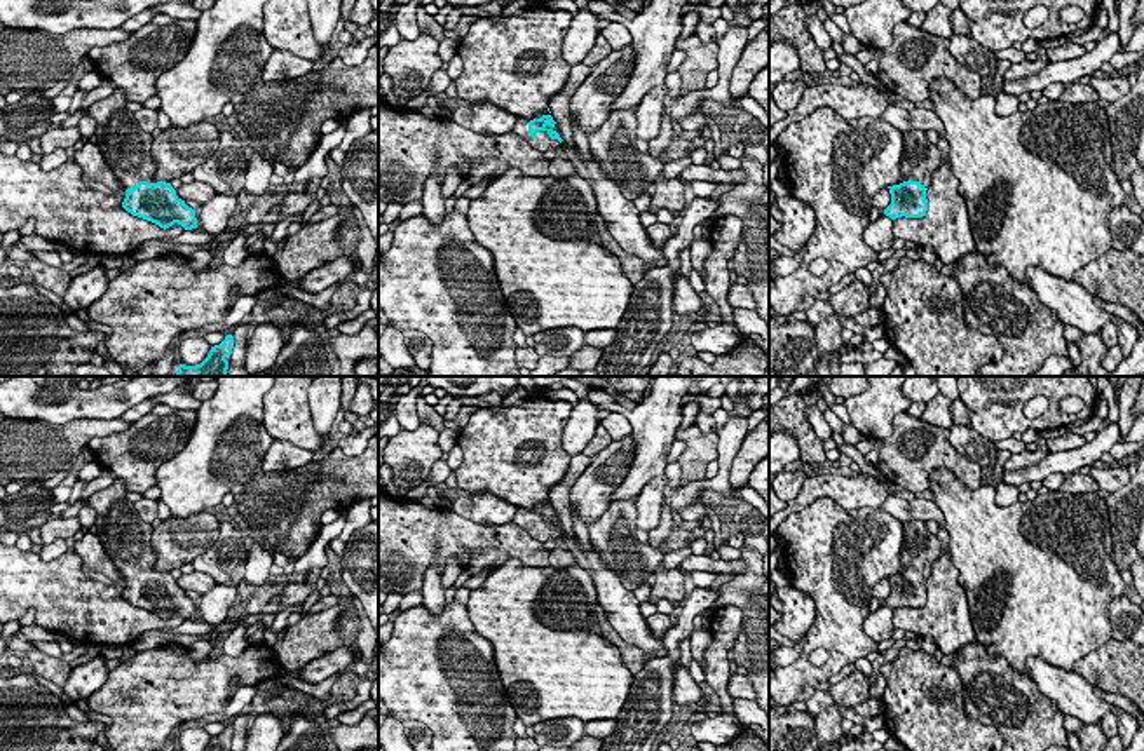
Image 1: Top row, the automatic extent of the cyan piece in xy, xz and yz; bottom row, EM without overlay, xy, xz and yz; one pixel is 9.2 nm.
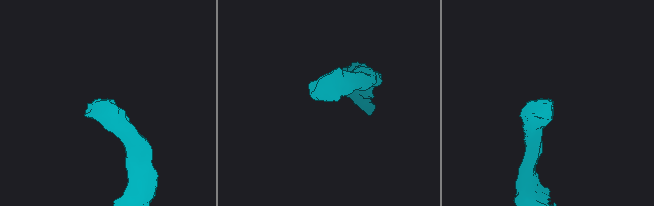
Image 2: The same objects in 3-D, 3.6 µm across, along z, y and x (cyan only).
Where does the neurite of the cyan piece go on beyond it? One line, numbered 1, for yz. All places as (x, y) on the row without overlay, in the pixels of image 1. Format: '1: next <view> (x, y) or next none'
1: next yz (919, 549)

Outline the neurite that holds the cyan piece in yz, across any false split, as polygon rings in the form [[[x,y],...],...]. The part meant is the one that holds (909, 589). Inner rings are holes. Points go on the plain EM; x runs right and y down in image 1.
[[[910,519],[903,524],[902,561],[905,572],[888,577],[891,584],[891,594],[884,599],[884,605],[891,610],[896,608],[923,608],[928,601],[926,580],[931,573],[933,563],[942,554],[942,542],[938,535],[933,535],[926,521]]]

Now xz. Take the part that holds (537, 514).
[[[542,505],[541,509],[527,511],[518,509],[513,523],[521,526],[532,538],[539,542],[551,542],[562,537],[560,524],[553,519],[555,511],[551,505]]]

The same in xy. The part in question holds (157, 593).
[[[115,479],[85,502],[96,511],[96,535],[106,556],[127,578],[122,598],[164,620],[174,613],[185,620],[197,619],[195,601],[176,585],[171,573],[153,568],[153,526],[140,518],[126,493],[124,483]]]

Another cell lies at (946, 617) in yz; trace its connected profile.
[[[950,551],[942,552],[926,580],[926,605],[923,608],[902,606],[893,610],[895,629],[912,631],[919,639],[931,636],[943,655],[956,653],[975,641],[966,592],[957,578],[959,570]]]

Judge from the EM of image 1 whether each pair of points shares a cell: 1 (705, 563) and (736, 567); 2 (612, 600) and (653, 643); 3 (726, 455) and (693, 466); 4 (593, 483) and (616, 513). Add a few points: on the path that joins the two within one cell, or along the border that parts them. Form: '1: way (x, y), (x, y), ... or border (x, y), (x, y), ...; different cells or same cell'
1: way (712, 565), (729, 567); same cell
2: way (623, 610), (623, 615), (642, 635); same cell
3: border (715, 433), (717, 460); different cells
4: border (609, 504), (586, 525); different cells

